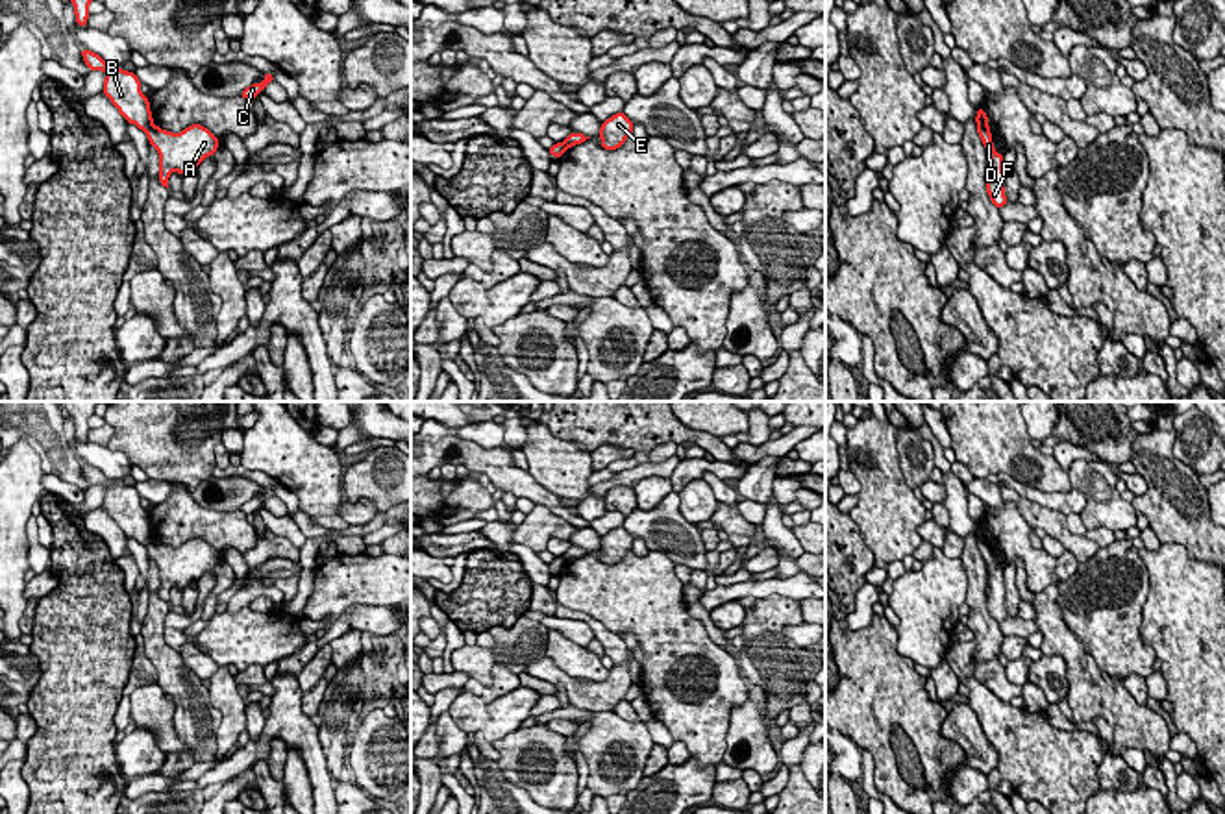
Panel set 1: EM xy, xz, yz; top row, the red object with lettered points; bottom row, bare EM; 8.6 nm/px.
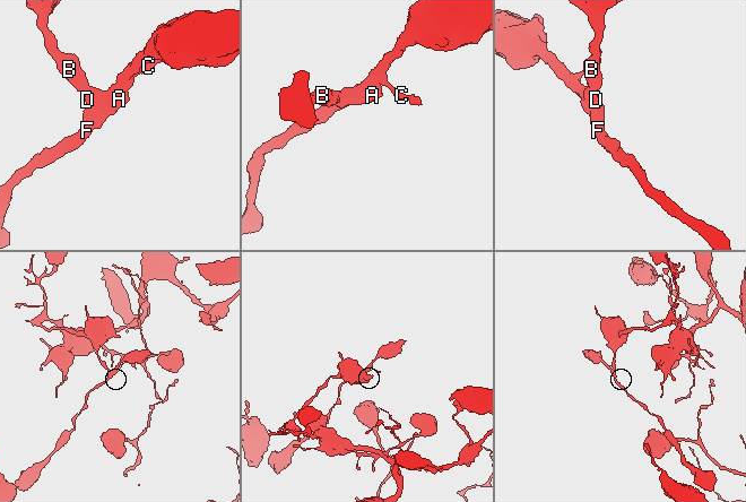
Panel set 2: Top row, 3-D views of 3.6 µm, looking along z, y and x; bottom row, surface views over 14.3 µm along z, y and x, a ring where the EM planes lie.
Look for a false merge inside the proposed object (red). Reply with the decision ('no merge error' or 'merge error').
merge error

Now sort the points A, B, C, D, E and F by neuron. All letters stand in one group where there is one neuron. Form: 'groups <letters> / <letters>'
groups A C D E F / B

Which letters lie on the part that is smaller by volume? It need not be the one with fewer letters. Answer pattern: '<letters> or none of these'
A, C, D, E, F

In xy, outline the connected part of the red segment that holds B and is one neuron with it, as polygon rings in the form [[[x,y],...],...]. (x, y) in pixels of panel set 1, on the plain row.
[[[81,462],[81,470],[89,485],[104,485],[102,507],[111,514],[126,536],[148,546],[154,540],[150,516],[141,505],[141,496],[135,487],[109,481],[98,468]]]

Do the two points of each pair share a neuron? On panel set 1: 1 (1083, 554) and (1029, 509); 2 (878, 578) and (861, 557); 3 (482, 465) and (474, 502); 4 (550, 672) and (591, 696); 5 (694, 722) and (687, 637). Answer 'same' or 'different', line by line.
1: same
2: different
3: different
4: same
5: same

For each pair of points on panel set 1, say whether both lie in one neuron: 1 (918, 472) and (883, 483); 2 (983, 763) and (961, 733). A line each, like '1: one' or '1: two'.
1: two
2: one

